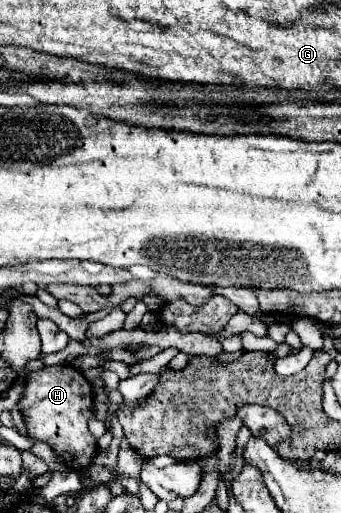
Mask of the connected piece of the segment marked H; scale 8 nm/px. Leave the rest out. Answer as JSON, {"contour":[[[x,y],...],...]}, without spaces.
{"contour":[[[71,365],[45,367],[25,381],[25,391],[17,405],[29,439],[47,443],[69,469],[79,471],[91,465],[97,455],[97,441],[87,429],[87,421],[93,417],[93,387],[79,371]]]}

